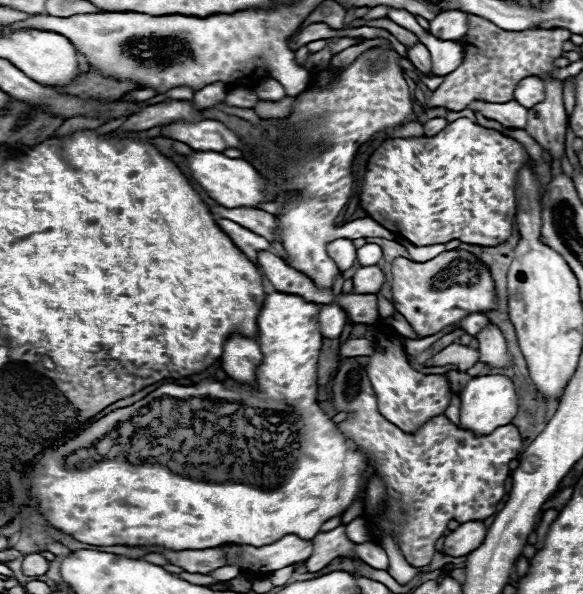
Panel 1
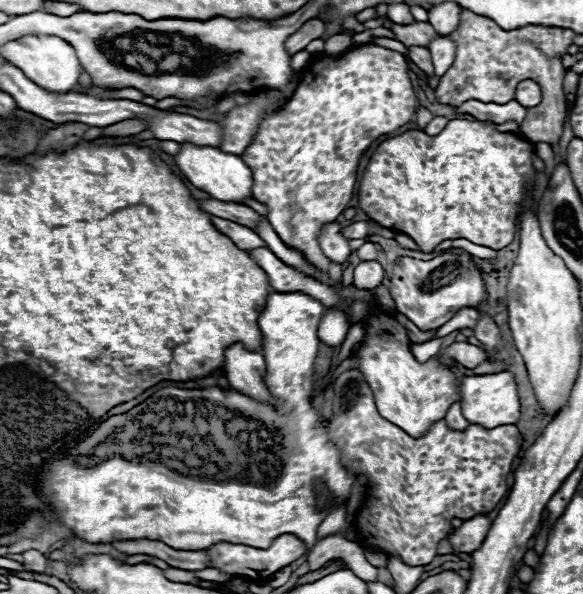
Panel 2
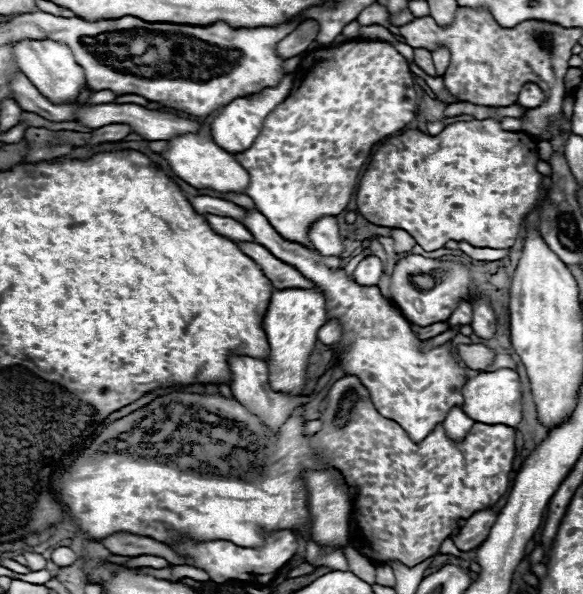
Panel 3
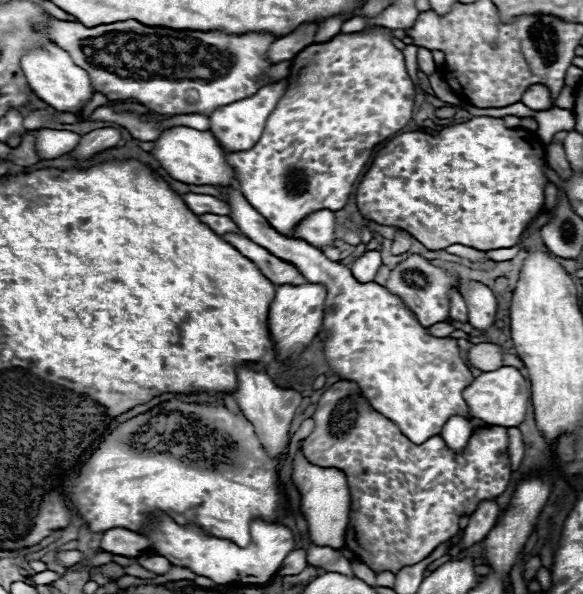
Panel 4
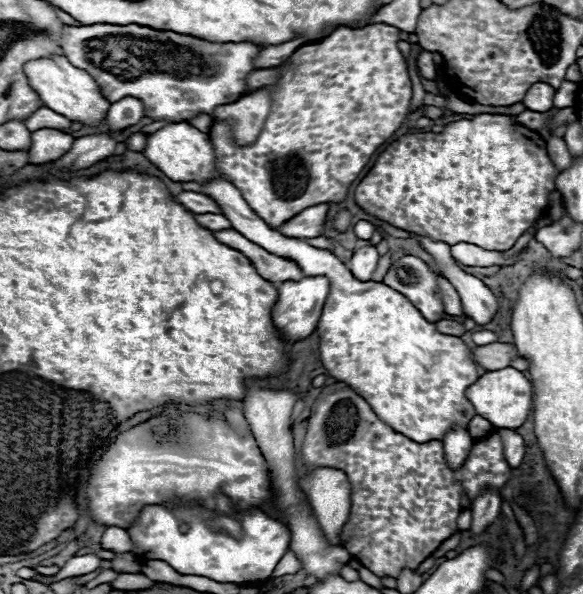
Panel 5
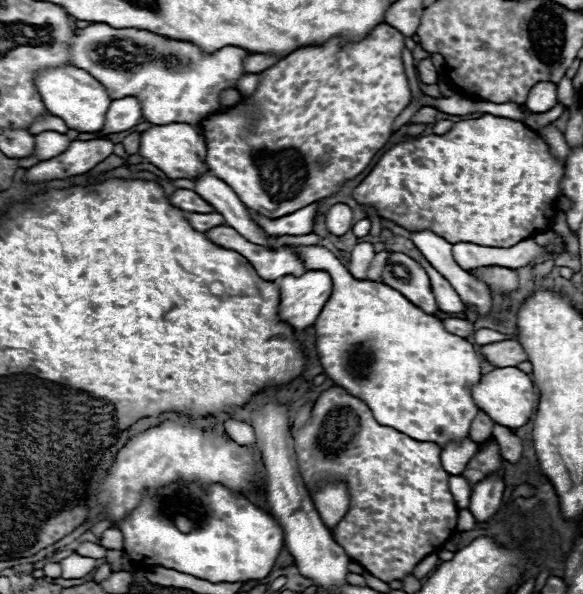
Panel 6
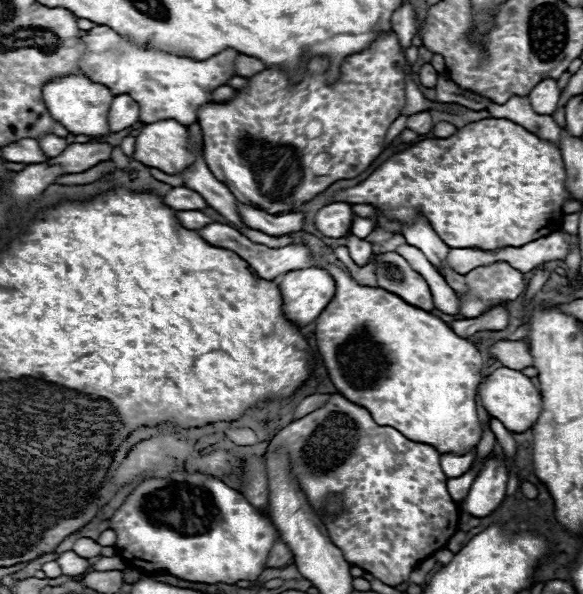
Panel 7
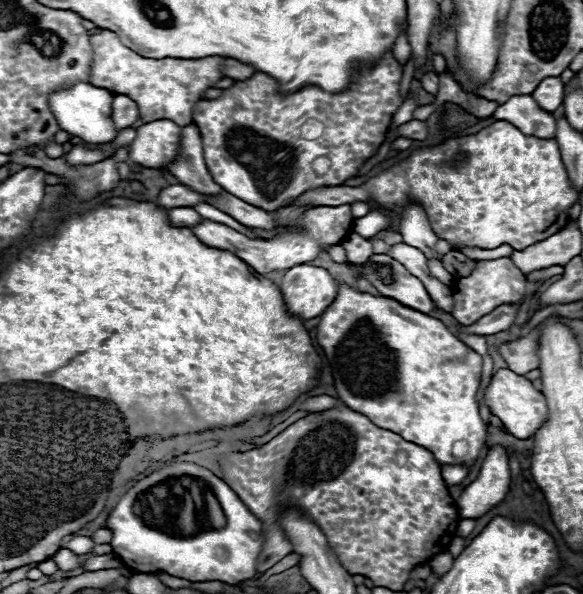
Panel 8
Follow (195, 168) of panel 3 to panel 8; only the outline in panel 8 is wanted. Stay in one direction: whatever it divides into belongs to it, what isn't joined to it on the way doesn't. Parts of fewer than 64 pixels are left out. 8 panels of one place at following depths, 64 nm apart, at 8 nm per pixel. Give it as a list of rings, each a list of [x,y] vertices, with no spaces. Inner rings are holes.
[[[156,120],[148,122],[136,128],[136,138],[130,144],[130,160],[134,164],[146,166],[146,168],[164,168],[168,166],[176,154],[178,154],[178,142],[180,142],[180,126],[176,126],[170,120]]]

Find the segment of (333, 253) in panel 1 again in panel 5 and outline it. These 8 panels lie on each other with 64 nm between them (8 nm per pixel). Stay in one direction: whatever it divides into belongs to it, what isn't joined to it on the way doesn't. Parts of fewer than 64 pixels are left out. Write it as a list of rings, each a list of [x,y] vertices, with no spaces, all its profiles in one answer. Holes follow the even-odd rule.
[[[326,204],[310,206],[310,208],[302,210],[300,214],[292,216],[290,220],[286,220],[284,224],[272,226],[272,228],[290,238],[316,238],[316,236],[322,236],[322,226],[326,222],[326,214],[328,214]]]

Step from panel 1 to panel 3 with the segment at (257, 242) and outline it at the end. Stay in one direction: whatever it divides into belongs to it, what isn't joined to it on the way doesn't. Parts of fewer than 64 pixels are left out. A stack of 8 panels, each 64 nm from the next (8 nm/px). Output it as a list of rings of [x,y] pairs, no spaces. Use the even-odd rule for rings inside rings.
[[[204,214],[204,218],[208,220],[208,224],[212,226],[214,232],[236,240],[236,242],[254,242],[252,234],[234,218],[224,218],[224,216],[214,216],[214,214]]]

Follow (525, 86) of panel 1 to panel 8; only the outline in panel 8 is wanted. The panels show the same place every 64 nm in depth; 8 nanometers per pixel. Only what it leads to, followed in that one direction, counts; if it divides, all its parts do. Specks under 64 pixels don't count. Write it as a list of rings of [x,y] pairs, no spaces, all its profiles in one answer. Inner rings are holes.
[[[550,76],[544,78],[538,88],[532,92],[534,100],[538,102],[538,106],[546,112],[554,112],[564,98],[564,82],[558,76]]]

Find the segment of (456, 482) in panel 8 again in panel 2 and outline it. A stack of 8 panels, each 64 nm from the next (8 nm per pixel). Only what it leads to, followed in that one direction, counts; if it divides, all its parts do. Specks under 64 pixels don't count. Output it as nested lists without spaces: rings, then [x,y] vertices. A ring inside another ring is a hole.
[[[458,402],[450,406],[450,410],[448,410],[448,414],[446,414],[444,420],[446,420],[446,424],[448,424],[452,430],[458,430],[458,432],[462,432],[462,430],[466,430],[466,428],[470,426],[470,422],[462,416]]]

